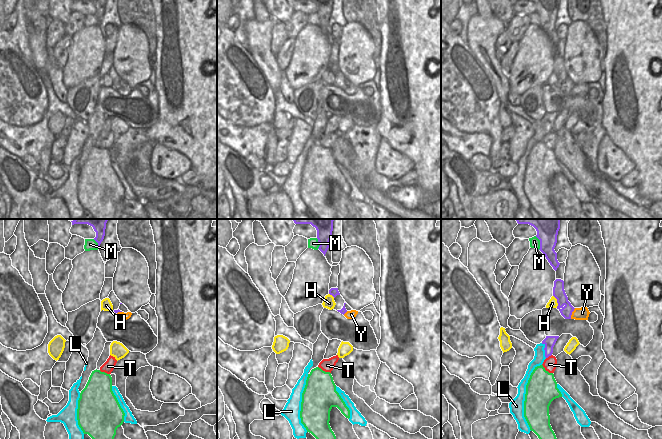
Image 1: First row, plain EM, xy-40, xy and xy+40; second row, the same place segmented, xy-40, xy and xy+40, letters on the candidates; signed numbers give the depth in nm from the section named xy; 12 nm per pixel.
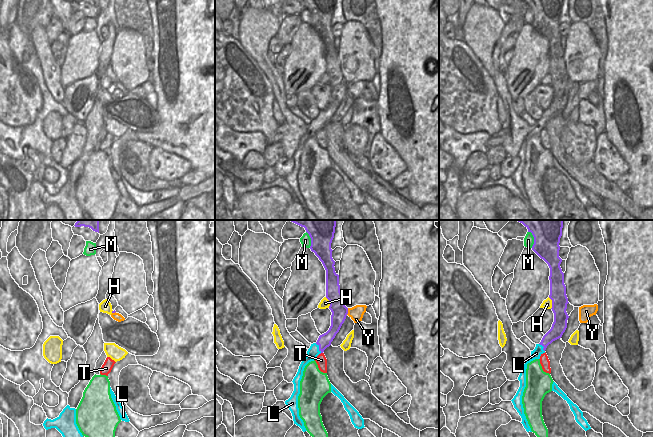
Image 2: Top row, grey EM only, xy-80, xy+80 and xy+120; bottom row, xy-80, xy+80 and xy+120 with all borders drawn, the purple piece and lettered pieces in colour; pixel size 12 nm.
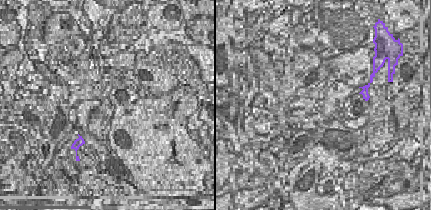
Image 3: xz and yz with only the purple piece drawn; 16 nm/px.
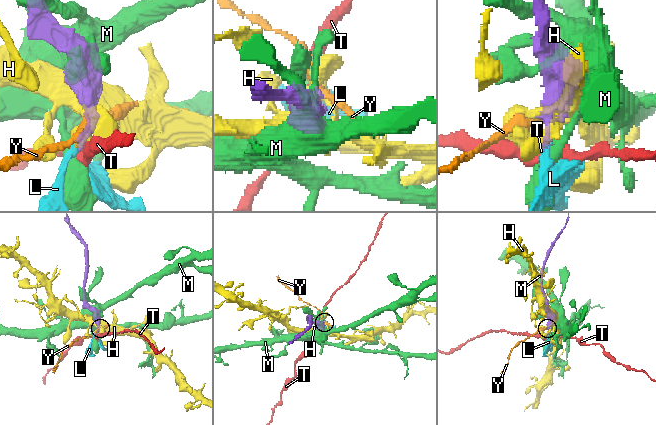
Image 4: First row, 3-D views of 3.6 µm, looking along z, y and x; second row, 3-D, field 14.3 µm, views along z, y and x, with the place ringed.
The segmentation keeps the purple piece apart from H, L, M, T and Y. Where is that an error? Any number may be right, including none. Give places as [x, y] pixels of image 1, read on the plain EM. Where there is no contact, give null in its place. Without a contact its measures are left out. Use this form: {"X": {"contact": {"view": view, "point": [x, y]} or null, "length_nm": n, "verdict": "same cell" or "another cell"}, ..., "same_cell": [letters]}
{"H": {"contact": {"view": "xy+40", "point": [557, 77]}, "length_nm": 160, "verdict": "another cell"}, "L": {"contact": {"view": "xy+40", "point": [544, 125]}, "length_nm": 190, "verdict": "another cell"}, "M": {"contact": {"view": "xy+40", "point": [540, 19]}, "length_nm": 180, "verdict": "another cell"}, "T": {"contact": {"view": "xy+40", "point": [548, 132]}, "length_nm": 90, "verdict": "another cell"}, "Y": {"contact": {"view": "xy+40", "point": [571, 89]}, "length_nm": 150, "verdict": "another cell"}, "same_cell": []}

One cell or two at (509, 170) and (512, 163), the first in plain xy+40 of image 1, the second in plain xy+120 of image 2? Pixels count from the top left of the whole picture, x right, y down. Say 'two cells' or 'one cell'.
one cell

